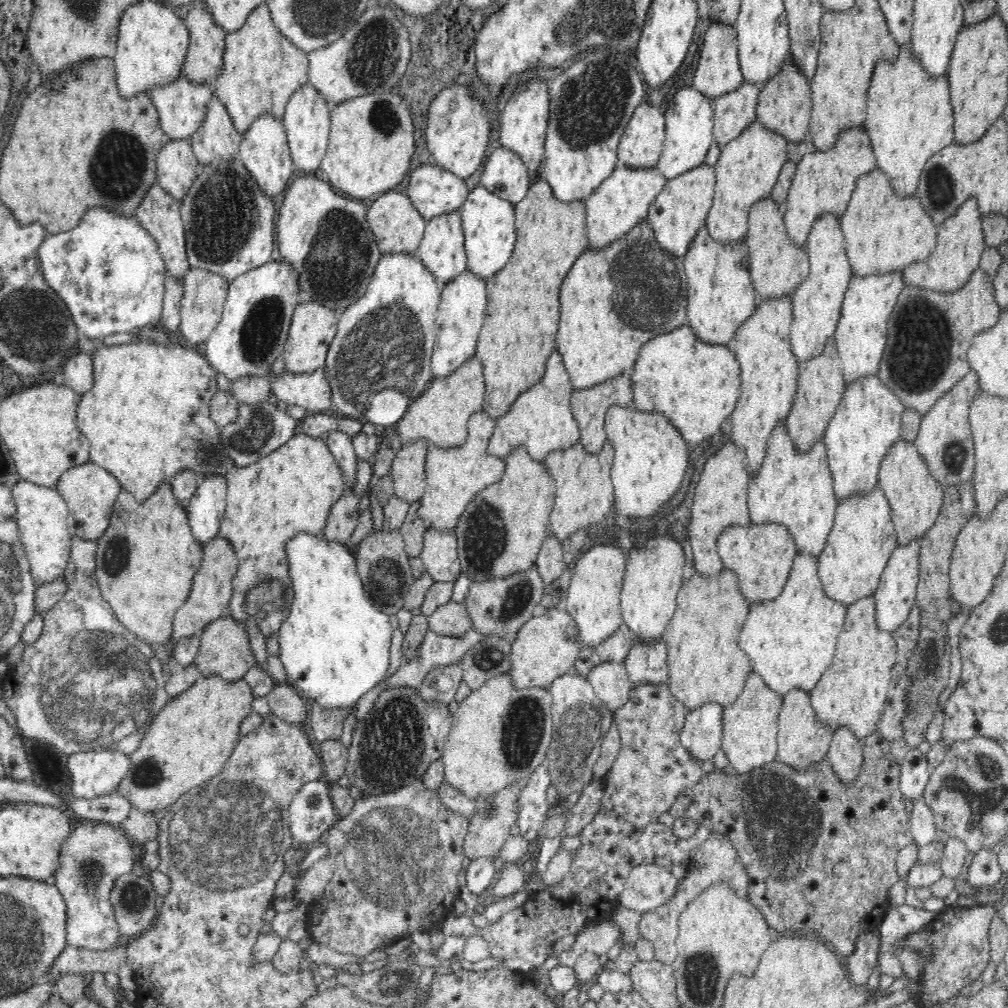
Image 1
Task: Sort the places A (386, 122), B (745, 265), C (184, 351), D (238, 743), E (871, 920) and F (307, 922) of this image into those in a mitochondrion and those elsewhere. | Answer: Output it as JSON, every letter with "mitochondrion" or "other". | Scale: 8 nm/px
{"A":"mitochondrion","B":"other","C":"other","D":"other","E":"other","F":"other"}

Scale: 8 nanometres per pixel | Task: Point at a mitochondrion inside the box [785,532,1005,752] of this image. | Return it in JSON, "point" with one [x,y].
{"point":[929,667]}

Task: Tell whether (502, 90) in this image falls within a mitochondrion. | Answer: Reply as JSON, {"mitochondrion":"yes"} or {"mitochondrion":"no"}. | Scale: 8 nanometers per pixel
{"mitochondrion":"no"}

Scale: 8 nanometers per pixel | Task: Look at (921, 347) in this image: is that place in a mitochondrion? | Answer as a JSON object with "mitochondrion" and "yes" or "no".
{"mitochondrion":"yes"}

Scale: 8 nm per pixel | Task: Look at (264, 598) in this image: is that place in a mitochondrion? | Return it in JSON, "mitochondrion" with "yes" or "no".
{"mitochondrion":"yes"}

